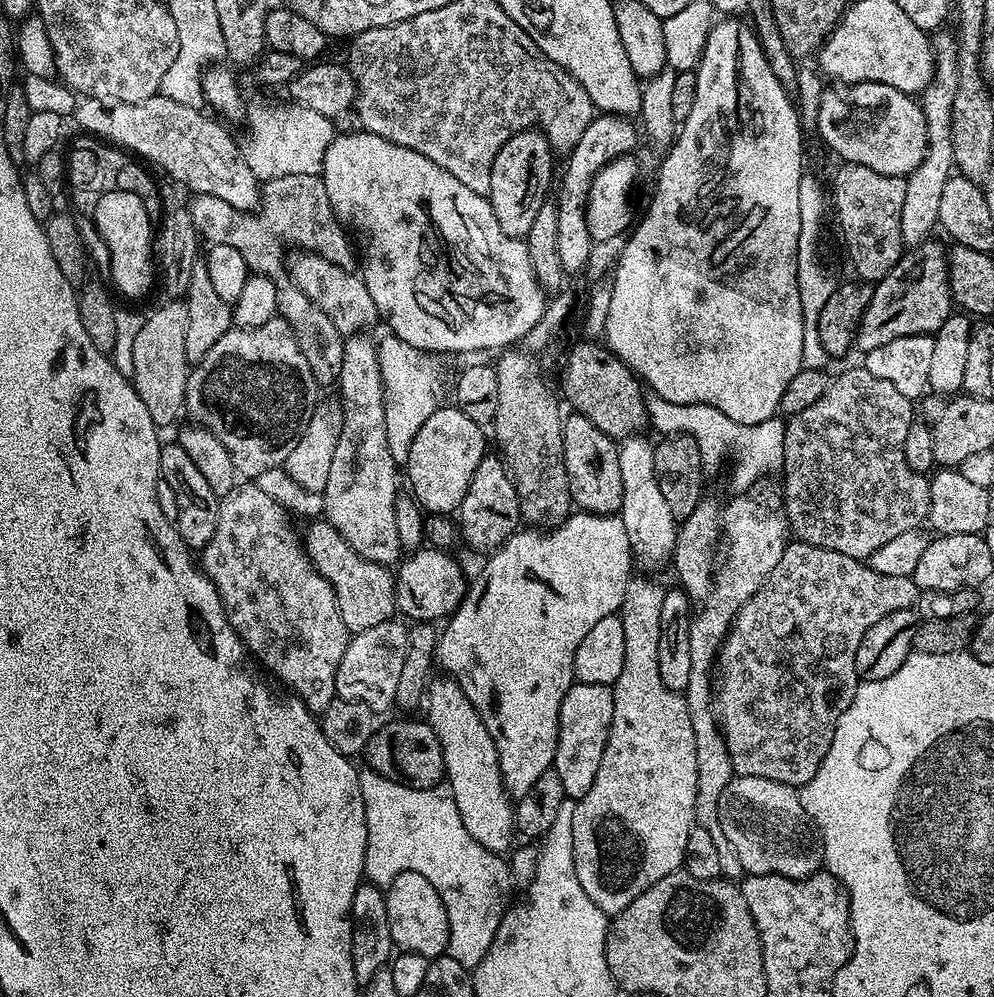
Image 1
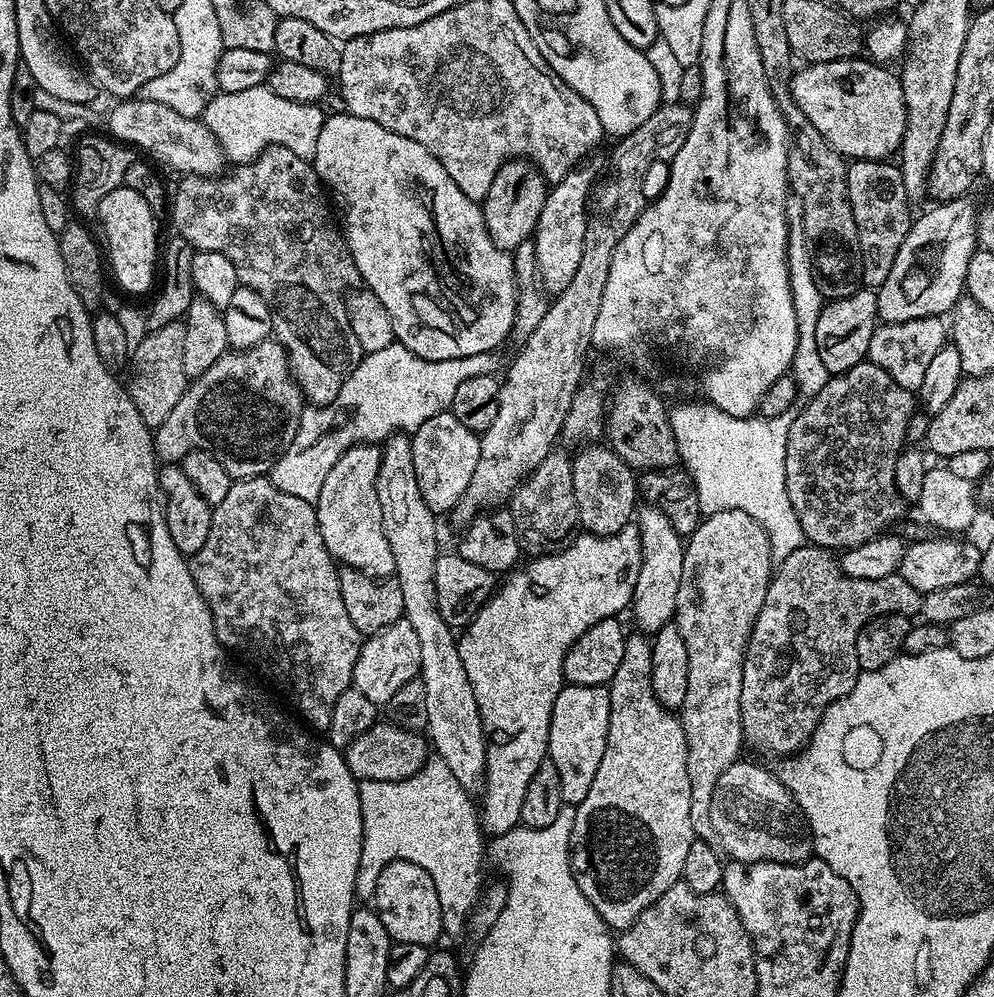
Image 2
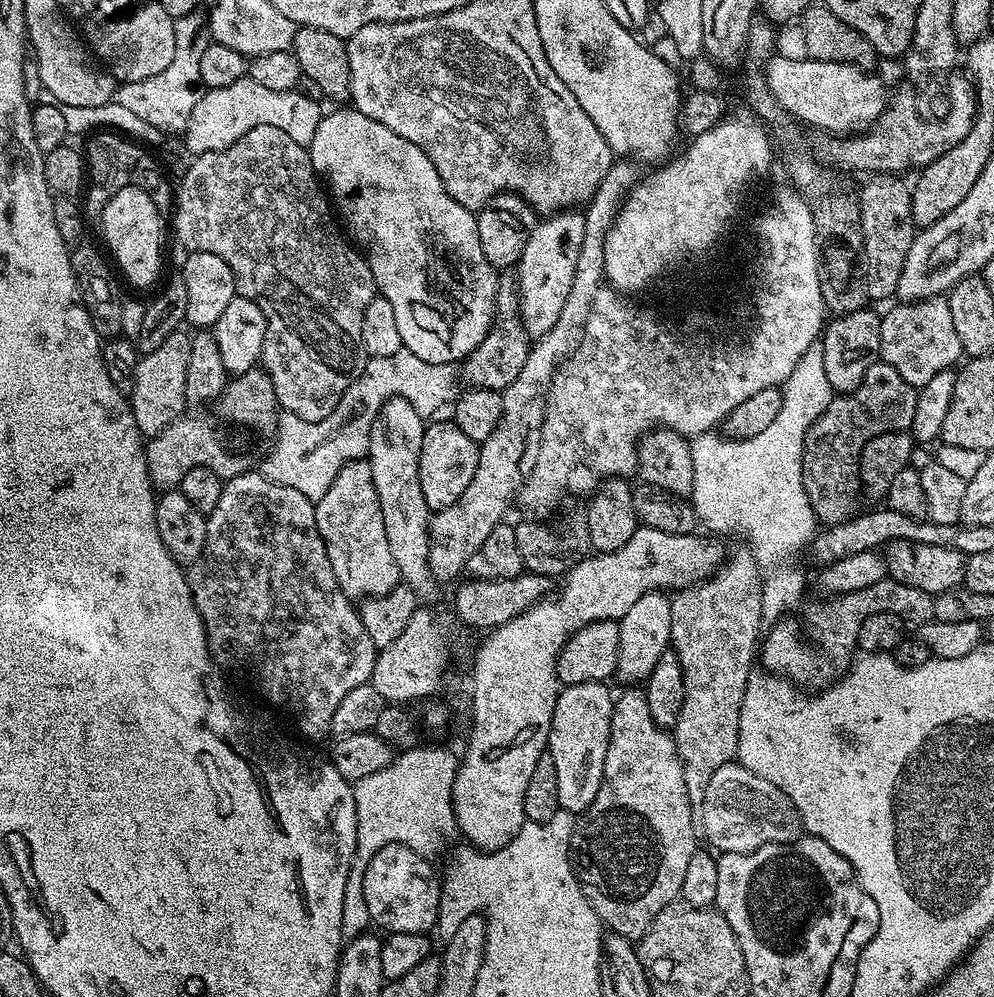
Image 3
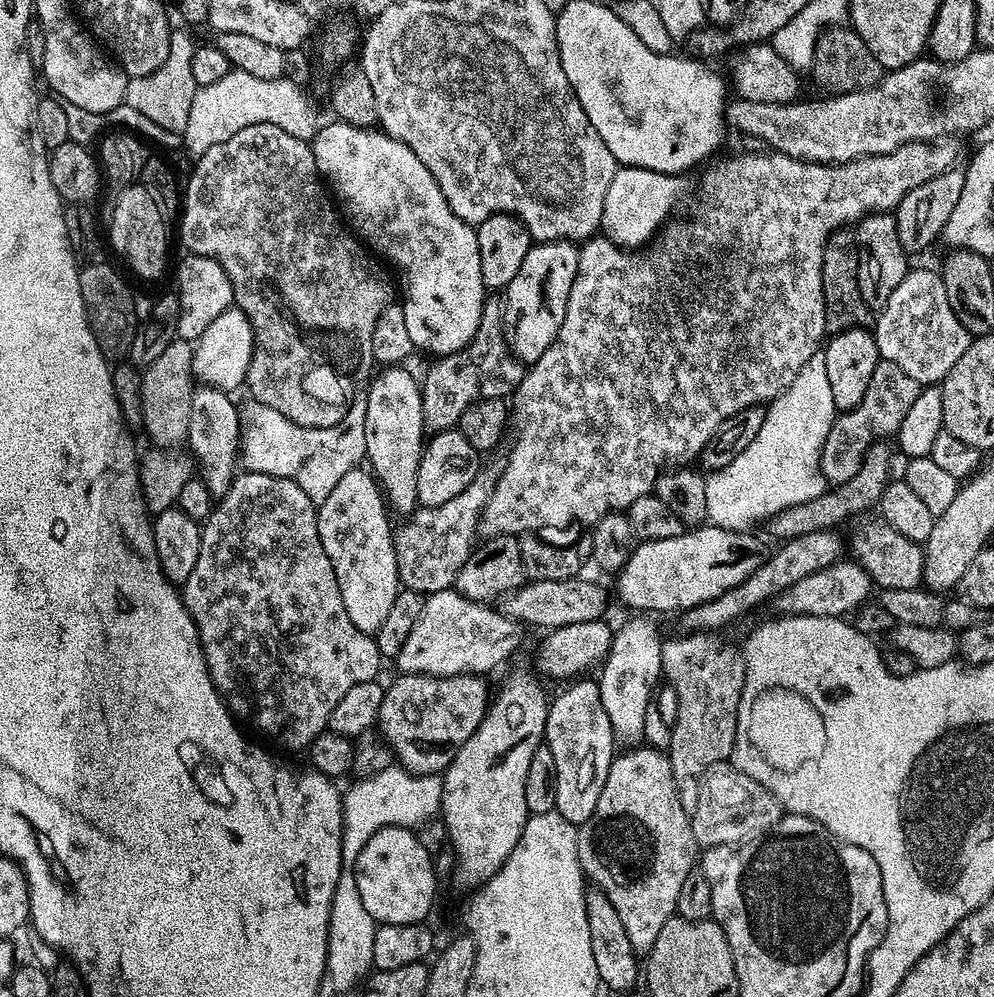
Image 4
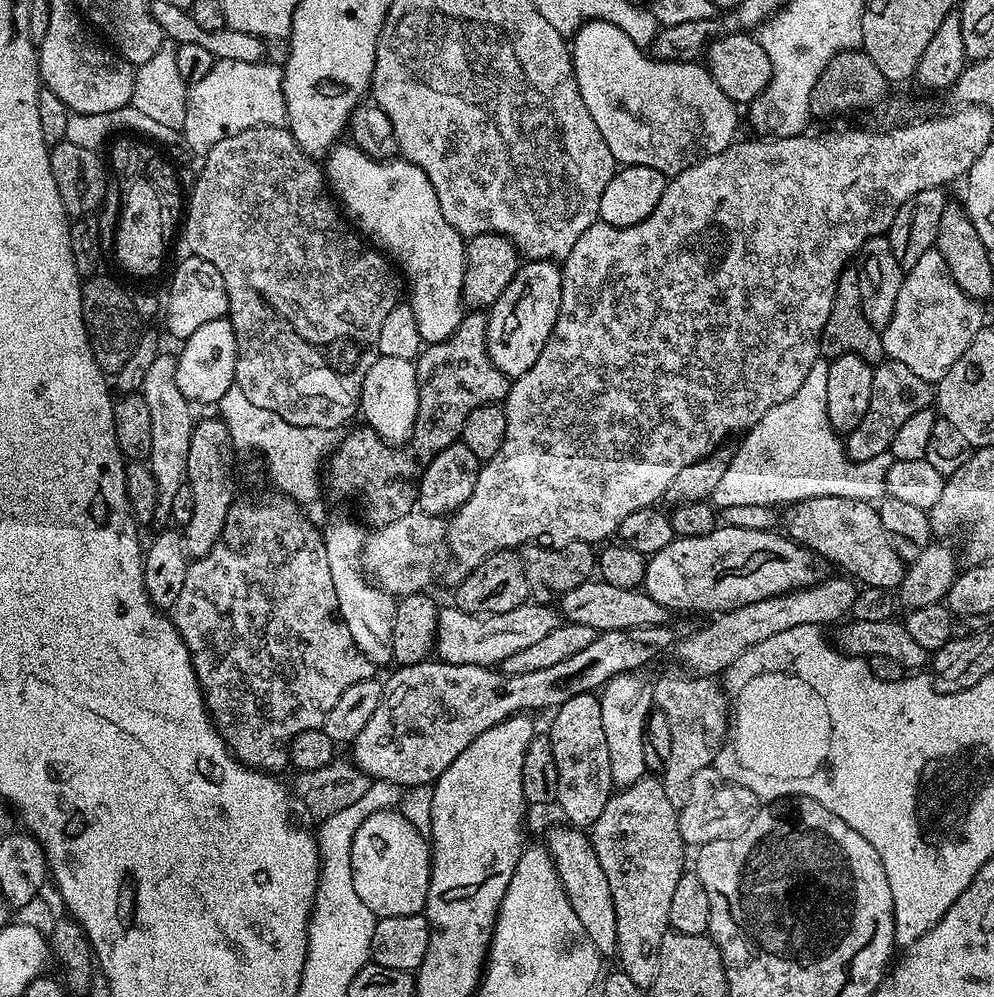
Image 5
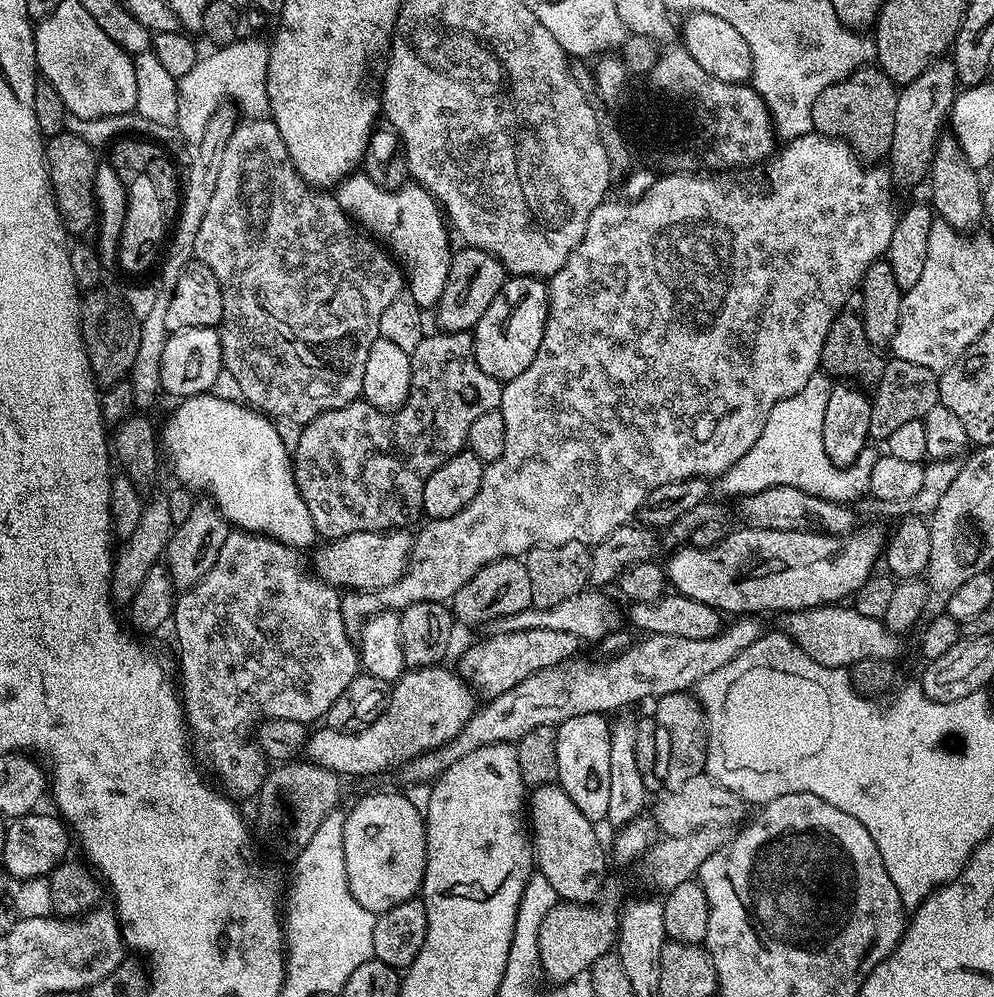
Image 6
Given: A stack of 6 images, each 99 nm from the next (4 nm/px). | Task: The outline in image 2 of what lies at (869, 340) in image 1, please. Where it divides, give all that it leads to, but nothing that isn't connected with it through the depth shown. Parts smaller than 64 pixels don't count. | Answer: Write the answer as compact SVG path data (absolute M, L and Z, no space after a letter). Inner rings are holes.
M967 199L949 200L937 203L925 214L924 220L917 219L914 227L908 232L906 242L902 242L902 250L898 250L898 258L894 258L894 266L890 266L890 275L876 292L878 317L885 324L910 322L914 318L943 317L951 313L961 296L965 295L964 279L966 266L970 266L970 258L978 251L976 242L977 205L967 204Z

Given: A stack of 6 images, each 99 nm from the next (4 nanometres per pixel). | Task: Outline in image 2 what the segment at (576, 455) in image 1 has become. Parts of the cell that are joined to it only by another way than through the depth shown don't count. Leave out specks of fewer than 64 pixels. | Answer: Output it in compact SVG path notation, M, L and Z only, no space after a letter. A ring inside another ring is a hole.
M589 443L577 452L580 453L577 456L573 455L571 462L574 498L578 498L580 527L585 533L593 536L618 534L628 524L633 523L634 513L638 508L637 473L622 458L618 458L612 447L603 443Z

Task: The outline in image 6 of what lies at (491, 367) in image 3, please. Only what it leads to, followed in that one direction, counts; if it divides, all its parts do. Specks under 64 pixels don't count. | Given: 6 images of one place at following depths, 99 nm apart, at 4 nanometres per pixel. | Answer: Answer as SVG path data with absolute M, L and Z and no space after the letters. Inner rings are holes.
M436 330L433 336L432 333L426 334L422 338L422 342L418 342L418 346L410 355L412 357L412 377L410 378L408 397L402 407L394 412L384 412L381 408L376 408L369 404L367 400L361 398L353 402L353 404L347 404L341 408L331 408L322 414L318 414L318 418L314 418L309 424L303 425L300 429L300 437L294 447L292 475L296 479L298 490L306 502L306 510L310 510L310 518L314 518L314 526L317 533L325 541L337 540L355 532L390 532L393 530L404 530L412 526L408 524L414 523L418 518L421 519L424 511L422 490L426 486L426 478L430 478L430 474L434 474L434 470L438 470L438 466L442 466L450 458L454 458L460 452L465 451L468 435L470 434L470 426L479 416L499 409L500 399L502 398L501 381L490 378L490 374L486 374L486 370L482 370L482 366L478 366L478 358L474 358L472 332Z

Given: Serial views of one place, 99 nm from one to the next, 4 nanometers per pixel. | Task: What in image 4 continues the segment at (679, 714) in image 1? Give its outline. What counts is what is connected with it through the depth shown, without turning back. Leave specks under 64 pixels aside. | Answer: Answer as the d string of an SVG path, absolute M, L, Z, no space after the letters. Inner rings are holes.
M647 746L621 752L621 756L613 755L594 814L576 829L576 849L587 883L606 894L630 937L630 946L637 954L647 954L662 926L676 915L682 882L698 864L698 845L692 818L682 810L667 755Z

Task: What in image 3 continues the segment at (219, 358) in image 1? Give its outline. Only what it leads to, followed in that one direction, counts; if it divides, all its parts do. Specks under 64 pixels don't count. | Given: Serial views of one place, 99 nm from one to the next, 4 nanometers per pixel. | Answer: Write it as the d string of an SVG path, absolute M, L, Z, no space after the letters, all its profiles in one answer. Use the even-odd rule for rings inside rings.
M259 367L251 368L249 372L241 372L235 378L229 379L224 392L214 402L213 408L216 409L212 413L189 411L178 417L170 426L166 426L166 430L162 430L145 443L146 466L153 489L179 489L182 477L195 468L214 470L214 474L218 474L221 480L226 481L253 471L271 451L282 409L276 401L274 386L270 378Z

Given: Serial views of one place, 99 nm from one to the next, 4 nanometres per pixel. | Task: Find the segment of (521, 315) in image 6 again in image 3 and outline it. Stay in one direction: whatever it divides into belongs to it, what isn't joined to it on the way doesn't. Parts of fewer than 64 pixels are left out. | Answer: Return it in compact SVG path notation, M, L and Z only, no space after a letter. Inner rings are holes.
M565 210L541 219L532 229L526 242L526 250L515 269L520 280L520 313L529 337L545 336L554 326L554 322L558 322L558 314L562 314L562 306L566 306L566 296L570 294L570 284L574 282L574 270L578 270L578 253L582 250L583 237L584 217L576 210Z

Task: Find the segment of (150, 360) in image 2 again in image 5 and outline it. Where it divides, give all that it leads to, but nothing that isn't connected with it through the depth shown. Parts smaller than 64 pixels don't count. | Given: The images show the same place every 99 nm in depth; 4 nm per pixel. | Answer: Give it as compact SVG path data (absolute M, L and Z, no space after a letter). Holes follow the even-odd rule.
M157 354L150 370L146 370L146 382L142 395L146 398L146 406L150 406L150 423L152 424L152 444L150 454L146 458L148 469L154 474L154 482L158 486L158 502L156 503L155 523L160 526L169 523L172 511L170 502L174 502L174 494L186 486L186 458L190 458L190 438L192 437L193 405L178 390L178 366L176 356Z

